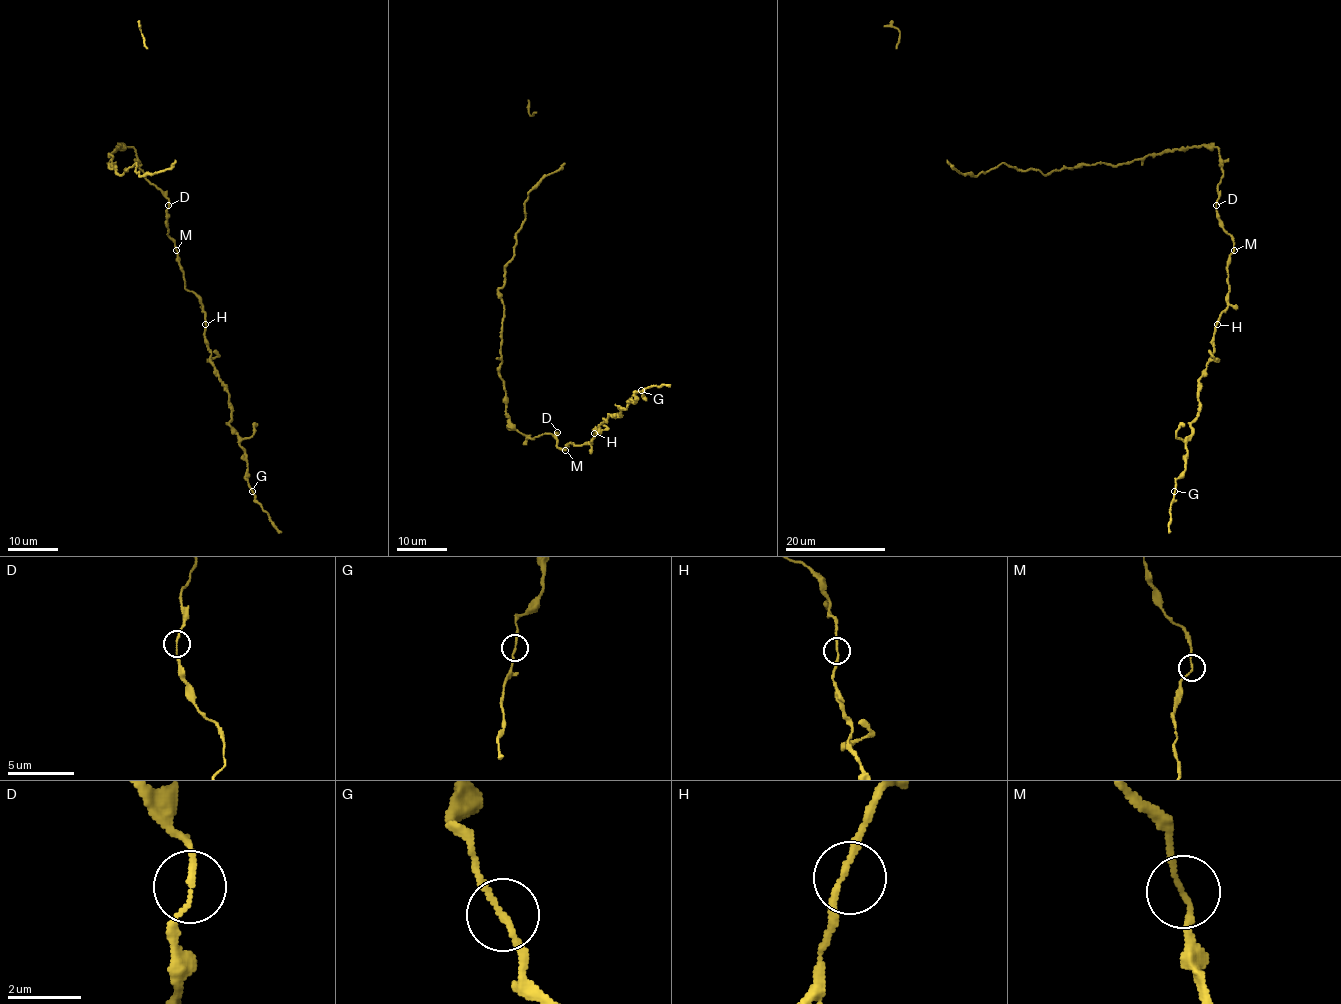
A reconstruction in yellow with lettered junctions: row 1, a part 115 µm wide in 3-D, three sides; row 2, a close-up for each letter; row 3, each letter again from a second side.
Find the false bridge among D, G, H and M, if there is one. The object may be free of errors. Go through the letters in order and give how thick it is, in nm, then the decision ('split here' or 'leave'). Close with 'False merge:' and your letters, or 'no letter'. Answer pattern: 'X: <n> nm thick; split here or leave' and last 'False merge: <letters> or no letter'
D: 130 nm thick; leave
G: 150 nm thick; leave
H: 160 nm thick; leave
M: 140 nm thick; leave
False merge: no letter

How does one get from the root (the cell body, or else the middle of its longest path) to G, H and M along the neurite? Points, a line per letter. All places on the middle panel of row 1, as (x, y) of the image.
G: (515, 428), (530, 438), (558, 432), (563, 450), (589, 445), (593, 430), (641, 390)
H: (515, 428), (530, 438), (558, 432), (555, 432), (557, 446), (563, 450), (569, 443), (589, 445), (594, 433)
M: (515, 428), (530, 438), (558, 432), (555, 432), (557, 446), (565, 450)

